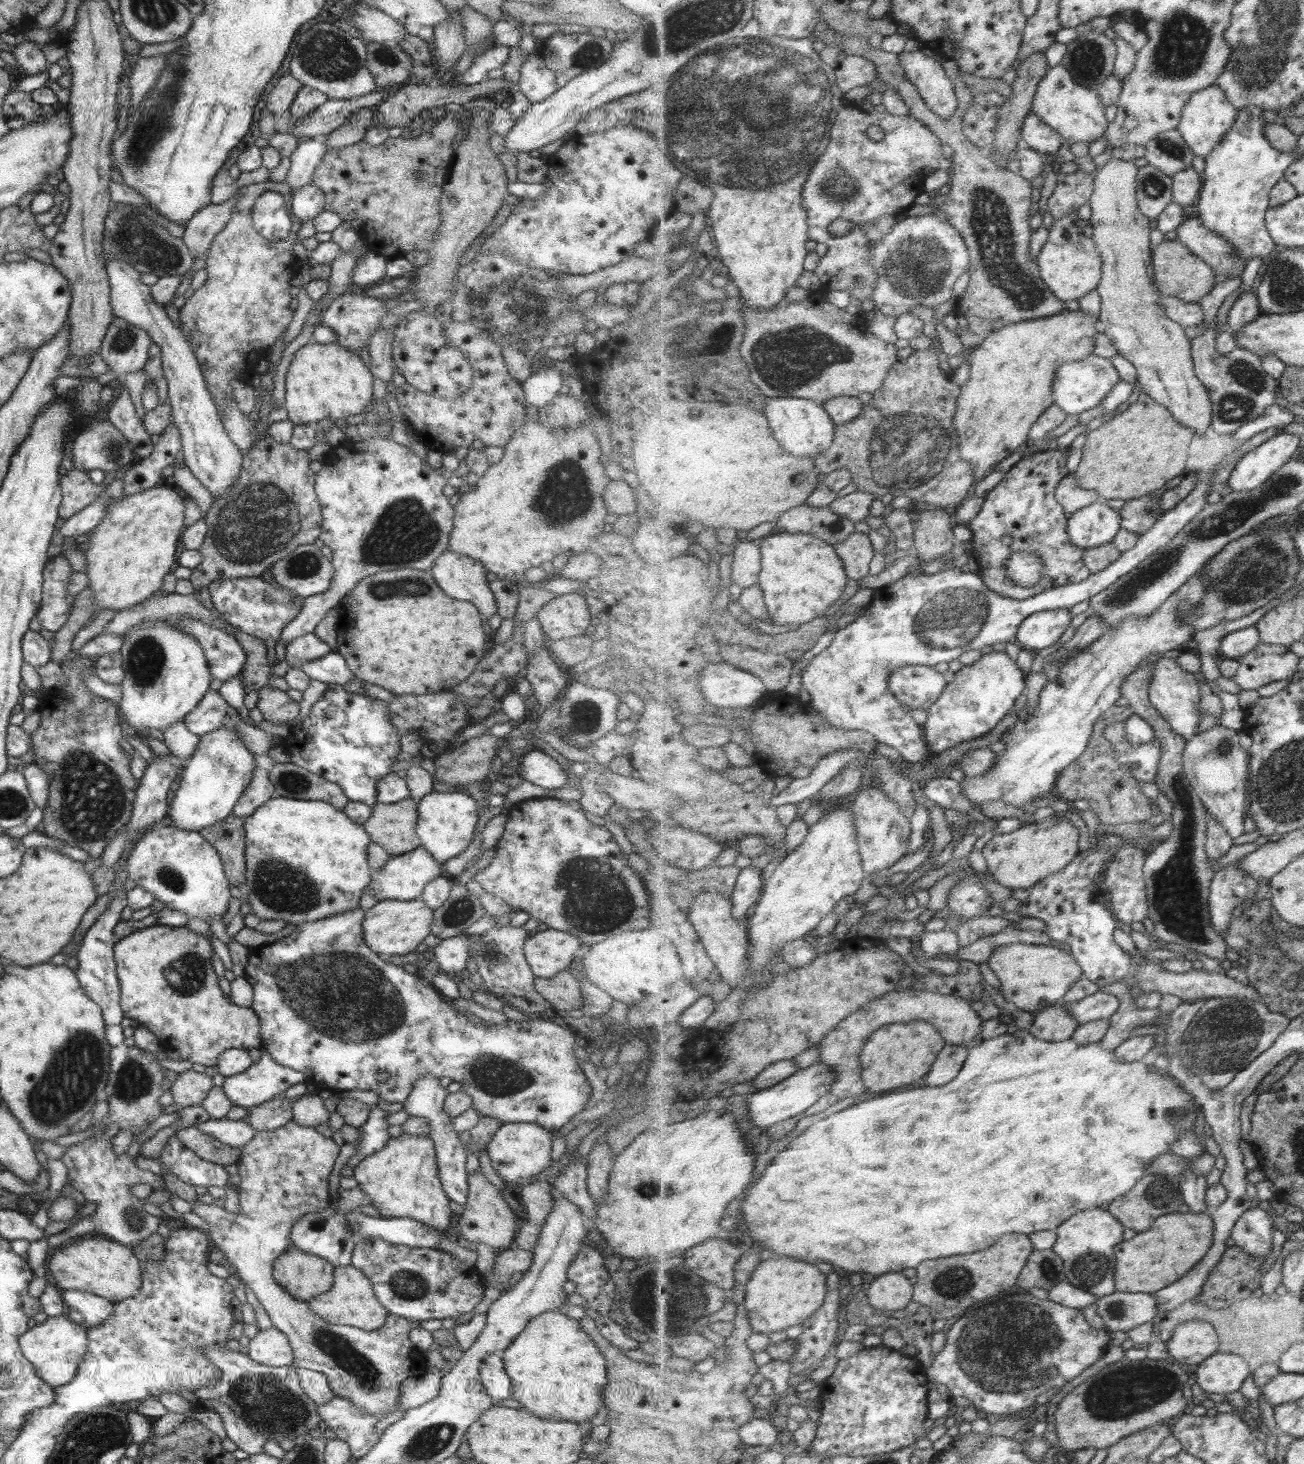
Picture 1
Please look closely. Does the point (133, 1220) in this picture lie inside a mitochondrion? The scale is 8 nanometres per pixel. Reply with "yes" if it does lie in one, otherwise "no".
yes

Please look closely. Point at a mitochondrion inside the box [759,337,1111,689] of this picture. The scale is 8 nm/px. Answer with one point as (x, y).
(952, 617)

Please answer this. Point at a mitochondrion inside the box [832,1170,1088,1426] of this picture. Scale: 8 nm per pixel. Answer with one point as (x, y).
(1006, 1348)

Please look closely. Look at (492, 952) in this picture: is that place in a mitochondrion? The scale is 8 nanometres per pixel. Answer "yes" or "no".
yes

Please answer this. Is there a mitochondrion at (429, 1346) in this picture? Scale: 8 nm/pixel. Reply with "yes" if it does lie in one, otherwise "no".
no

